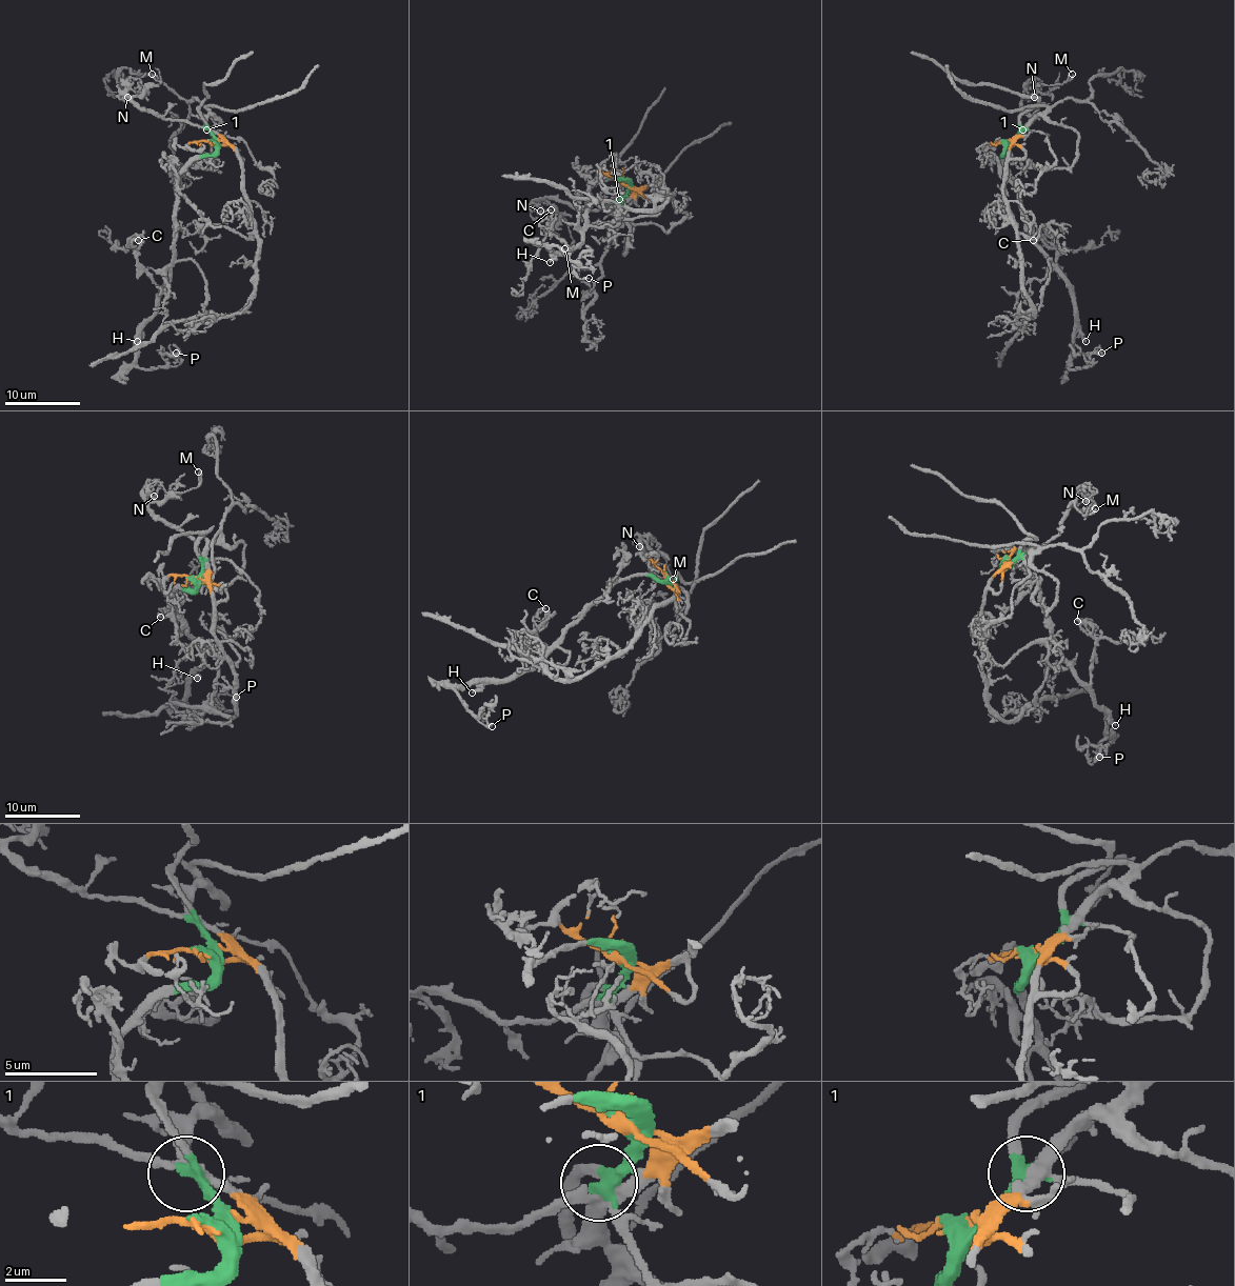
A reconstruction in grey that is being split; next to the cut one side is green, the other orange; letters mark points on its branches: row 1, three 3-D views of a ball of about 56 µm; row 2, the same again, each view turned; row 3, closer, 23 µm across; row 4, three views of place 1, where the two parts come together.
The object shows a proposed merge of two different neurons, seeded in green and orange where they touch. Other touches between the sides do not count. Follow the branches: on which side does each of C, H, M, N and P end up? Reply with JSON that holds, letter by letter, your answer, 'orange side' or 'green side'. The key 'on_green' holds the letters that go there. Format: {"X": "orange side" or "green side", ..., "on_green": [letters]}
{"C": "green side", "H": "green side", "M": "green side", "N": "green side", "P": "green side", "on_green": ["C", "H", "M", "N", "P"]}

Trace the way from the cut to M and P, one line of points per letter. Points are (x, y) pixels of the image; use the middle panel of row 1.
M: (624, 182), (626, 191), (619, 199), (593, 209), (576, 209), (545, 199), (564, 219), (572, 238), (564, 249)
P: (624, 182), (603, 178), (591, 189), (574, 249), (550, 247), (589, 278)

